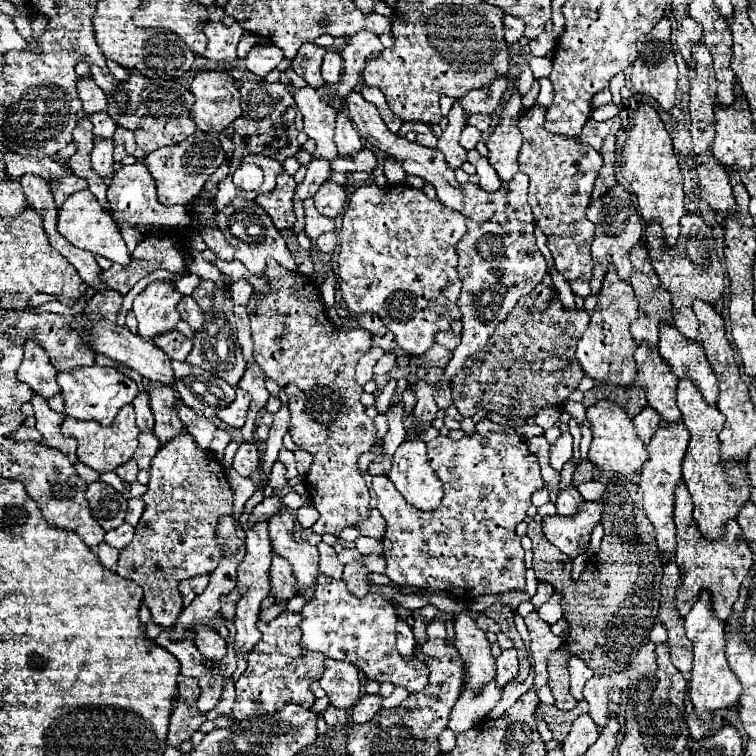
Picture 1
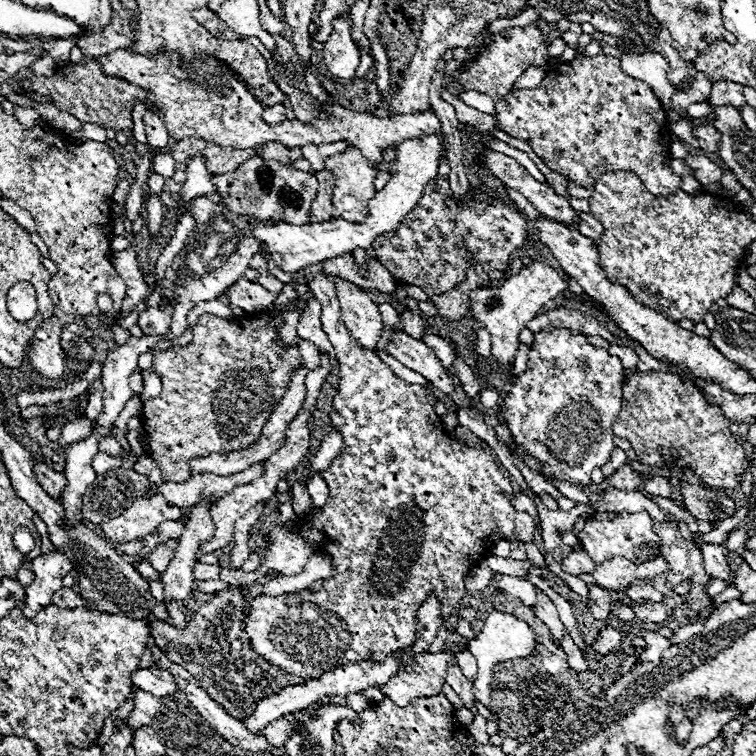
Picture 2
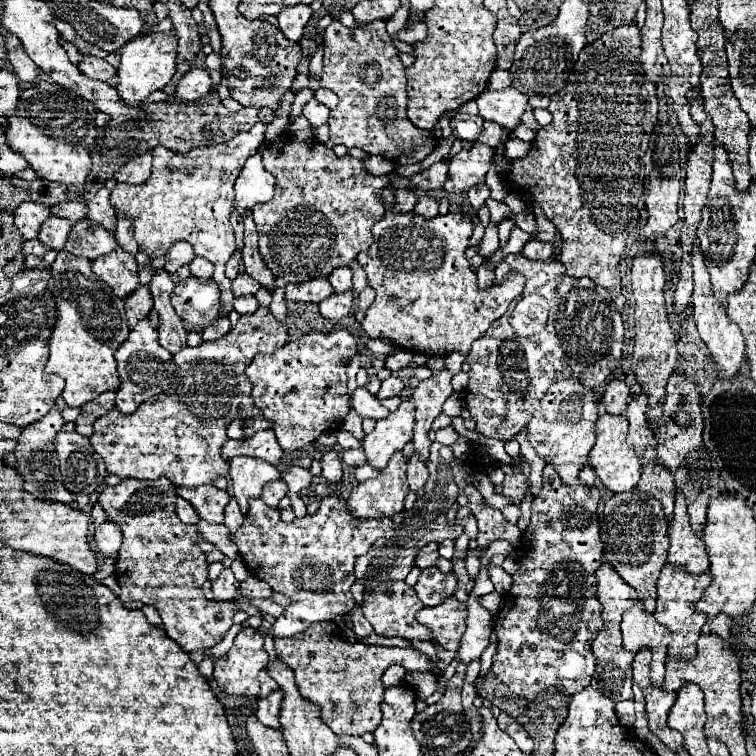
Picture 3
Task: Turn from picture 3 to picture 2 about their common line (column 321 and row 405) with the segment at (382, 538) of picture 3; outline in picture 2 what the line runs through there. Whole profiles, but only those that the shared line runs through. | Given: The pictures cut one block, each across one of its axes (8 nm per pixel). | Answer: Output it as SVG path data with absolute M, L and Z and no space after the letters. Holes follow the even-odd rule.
M552 330L534 334L528 368L502 406L514 442L542 466L546 478L588 486L592 470L604 466L614 450L612 426L620 416L620 402L622 362L588 344L584 334Z

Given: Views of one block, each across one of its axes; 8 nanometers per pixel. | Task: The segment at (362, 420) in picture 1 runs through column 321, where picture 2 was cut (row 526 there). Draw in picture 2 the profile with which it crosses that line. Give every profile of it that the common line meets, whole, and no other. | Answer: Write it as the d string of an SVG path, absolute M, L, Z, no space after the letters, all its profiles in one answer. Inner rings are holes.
M324 272L318 274L312 282L310 282L310 290L314 292L316 300L322 306L322 328L328 334L334 350L336 350L336 360L338 360L338 368L340 368L340 380L338 380L338 390L334 394L334 410L340 414L334 420L334 428L342 434L342 452L330 462L330 466L326 470L322 470L322 478L328 484L328 500L322 508L312 508L312 512L308 512L302 522L298 522L298 536L302 536L306 542L310 542L314 546L314 550L320 550L322 554L328 554L332 558L334 564L334 576L324 580L324 588L318 592L308 590L298 590L298 592L288 592L282 596L268 596L268 594L260 594L256 598L250 600L250 610L246 616L246 626L244 632L250 636L246 638L250 648L254 652L258 652L262 658L266 658L270 664L280 666L282 670L286 670L288 674L300 676L304 680L312 680L312 678L320 678L326 670L334 670L334 666L346 666L350 662L380 662L382 658L386 658L388 652L394 652L398 648L410 646L410 642L414 642L414 632L416 632L416 622L414 622L414 614L418 610L418 606L424 602L426 594L430 594L432 590L436 590L440 602L442 602L442 616L444 620L460 606L466 588L464 588L464 576L468 574L468 570L472 566L476 566L482 558L490 556L494 544L498 540L518 540L518 542L532 542L534 540L534 518L528 516L526 512L516 512L510 504L510 500L506 496L512 494L512 484L510 480L500 472L496 460L484 450L484 448L468 448L464 444L456 444L454 440L448 438L444 424L440 422L440 418L434 412L434 404L438 402L436 396L432 394L432 390L428 386L420 386L420 384L408 384L406 380L398 378L388 364L384 364L372 350L364 350L352 336L350 330L346 328L346 324L340 320L340 306L338 306L338 298L334 292L334 278L326 276Z

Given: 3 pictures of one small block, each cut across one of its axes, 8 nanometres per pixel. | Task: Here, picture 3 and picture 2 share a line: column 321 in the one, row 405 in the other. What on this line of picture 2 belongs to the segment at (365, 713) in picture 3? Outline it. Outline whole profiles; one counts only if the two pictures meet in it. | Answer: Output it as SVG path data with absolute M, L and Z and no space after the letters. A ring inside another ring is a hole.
M634 370L628 382L622 386L622 414L618 416L618 422L614 424L614 434L620 438L626 438L636 452L636 460L644 466L656 466L662 468L664 460L660 456L660 448L668 446L670 450L680 452L678 464L688 466L700 482L712 486L712 488L736 488L742 482L744 474L744 448L732 438L730 434L730 420L724 418L722 410L718 406L710 406L702 392L678 378L678 374L672 372L638 372Z

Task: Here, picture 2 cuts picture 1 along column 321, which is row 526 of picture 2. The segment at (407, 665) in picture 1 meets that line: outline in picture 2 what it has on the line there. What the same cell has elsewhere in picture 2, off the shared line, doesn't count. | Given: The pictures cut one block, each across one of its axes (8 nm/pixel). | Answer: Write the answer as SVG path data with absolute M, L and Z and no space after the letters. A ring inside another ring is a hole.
M646 510L630 514L630 512L620 512L616 514L612 520L601 522L596 520L587 520L587 514L580 516L575 525L574 530L578 534L580 544L584 546L584 550L588 552L588 556L594 562L604 562L612 556L624 556L628 560L634 560L634 546L644 544L644 542L658 542L658 536L652 532L652 518Z

